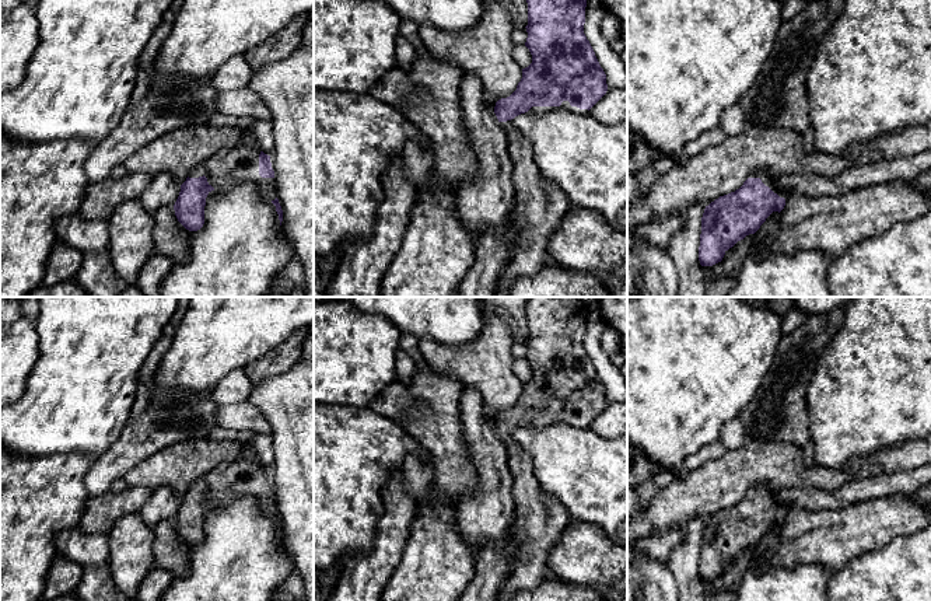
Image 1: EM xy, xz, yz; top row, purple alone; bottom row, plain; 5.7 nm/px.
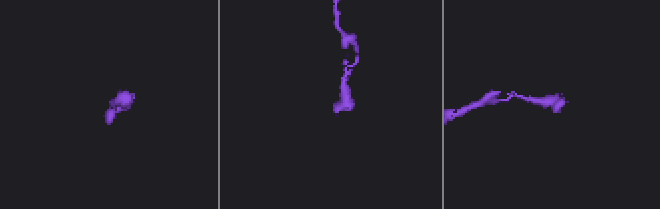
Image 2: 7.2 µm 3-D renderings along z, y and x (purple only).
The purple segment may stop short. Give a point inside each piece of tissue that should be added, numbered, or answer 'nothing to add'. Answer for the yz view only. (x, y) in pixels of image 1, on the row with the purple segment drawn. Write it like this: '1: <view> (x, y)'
1: yz (769, 180)

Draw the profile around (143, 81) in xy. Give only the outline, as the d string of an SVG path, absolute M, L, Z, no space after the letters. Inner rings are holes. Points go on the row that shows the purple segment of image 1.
M139 62L137 63L137 80L136 80L136 85L133 88L133 94L130 98L132 105L137 105L146 98L148 85L150 85L150 78L148 78L144 67Z

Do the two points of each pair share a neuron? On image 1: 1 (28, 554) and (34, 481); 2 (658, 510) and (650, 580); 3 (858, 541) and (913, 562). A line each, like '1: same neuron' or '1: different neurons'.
1: same neuron
2: different neurons
3: different neurons

